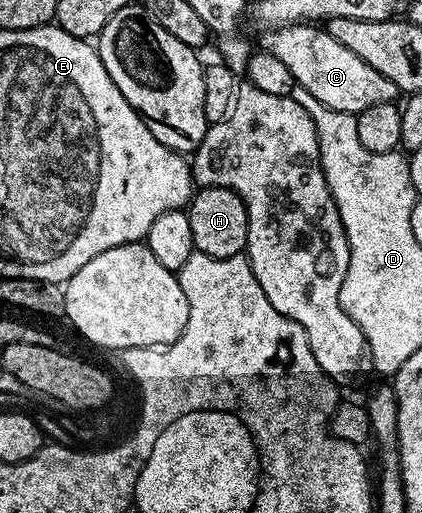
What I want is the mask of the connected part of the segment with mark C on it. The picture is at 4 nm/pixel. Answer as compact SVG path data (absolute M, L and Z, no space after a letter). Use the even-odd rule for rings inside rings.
M295 23L293 27L278 27L263 32L259 46L263 50L274 53L278 61L286 64L286 69L296 78L296 86L314 93L322 105L330 109L345 111L351 115L359 115L362 109L370 109L370 105L396 103L398 92L394 81L386 81L378 69L366 65L362 57L354 57L350 49L338 45L334 37L330 37L327 29L320 25Z

